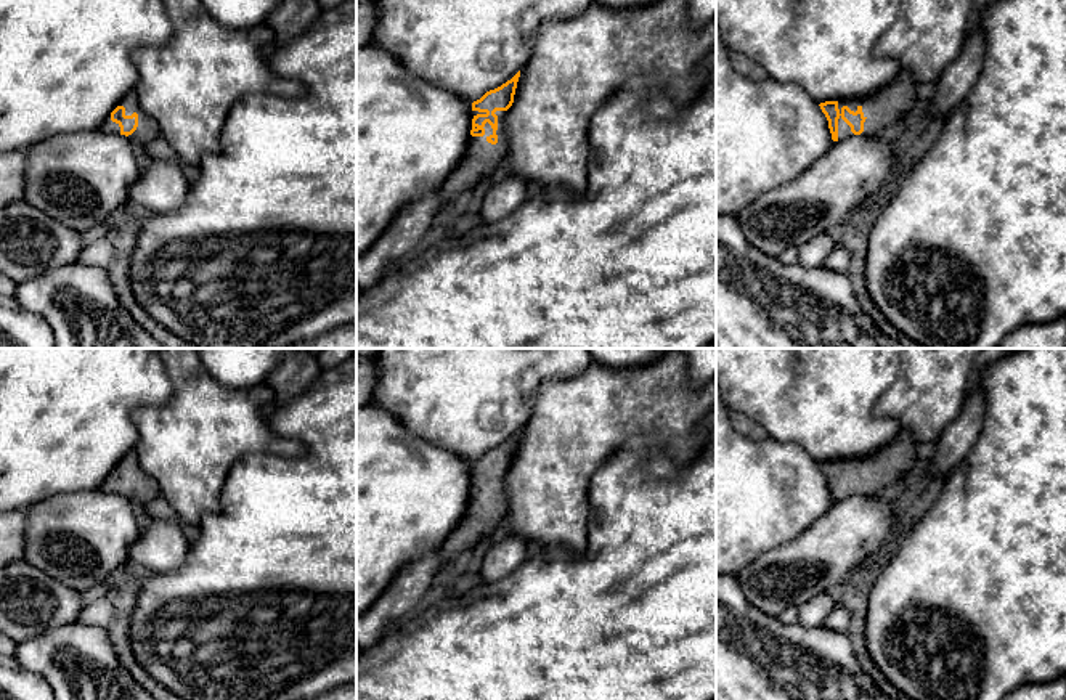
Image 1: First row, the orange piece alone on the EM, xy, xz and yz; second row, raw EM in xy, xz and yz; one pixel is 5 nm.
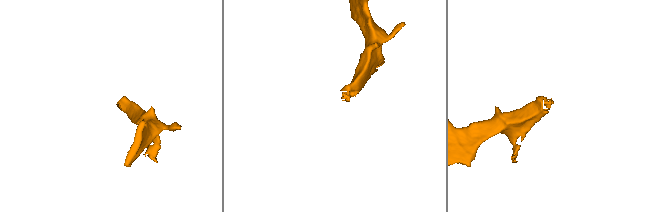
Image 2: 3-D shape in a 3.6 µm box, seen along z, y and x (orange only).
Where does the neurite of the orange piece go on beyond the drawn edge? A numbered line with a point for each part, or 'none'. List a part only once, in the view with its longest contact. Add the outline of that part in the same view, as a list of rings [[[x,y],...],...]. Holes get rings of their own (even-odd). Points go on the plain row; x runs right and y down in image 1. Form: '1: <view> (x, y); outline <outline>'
1: yz (890, 464); outline [[[901,430],[891,443],[878,450],[875,454],[856,459],[838,461],[838,469],[848,466],[851,470],[862,467],[865,482],[862,496],[877,496],[893,483],[901,482],[902,477],[917,462],[917,443],[910,432]]]

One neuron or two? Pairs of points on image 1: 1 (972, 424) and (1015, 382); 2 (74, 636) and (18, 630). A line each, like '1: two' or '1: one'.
1: two
2: two

